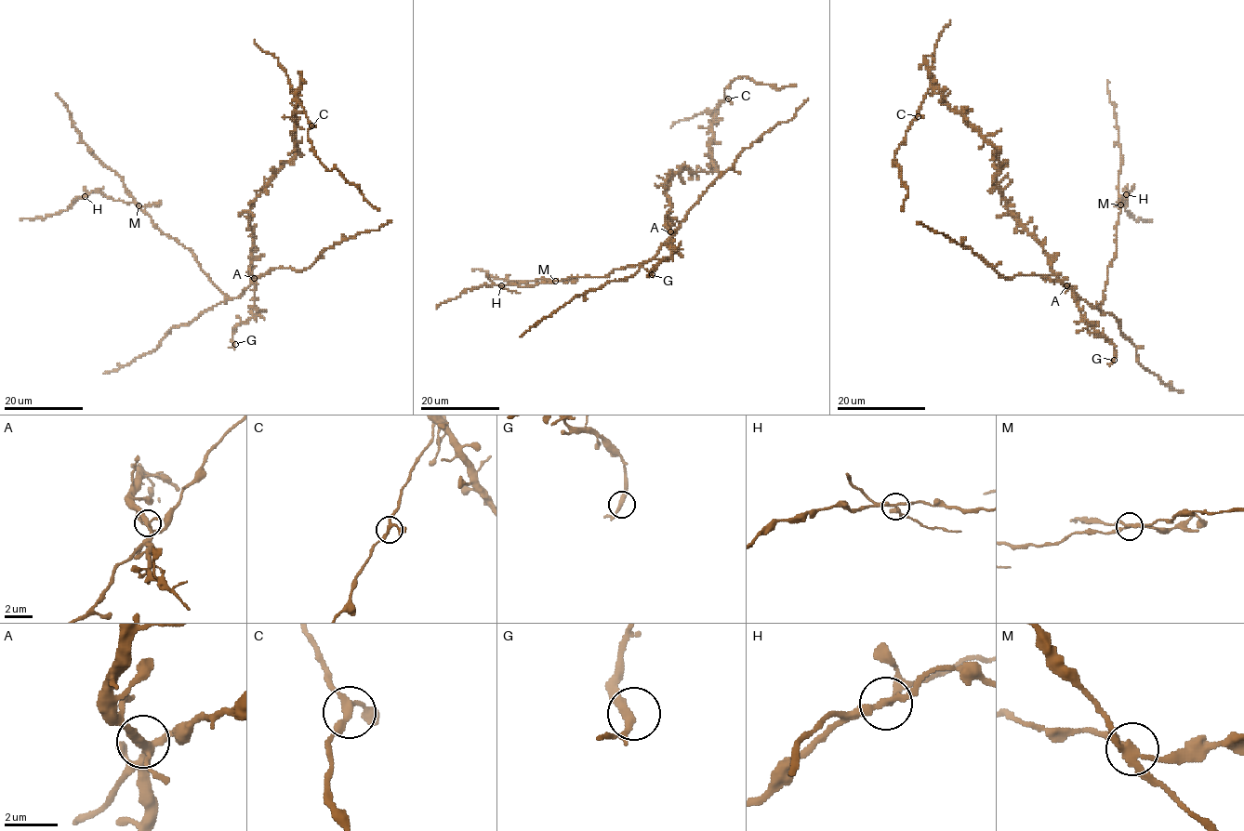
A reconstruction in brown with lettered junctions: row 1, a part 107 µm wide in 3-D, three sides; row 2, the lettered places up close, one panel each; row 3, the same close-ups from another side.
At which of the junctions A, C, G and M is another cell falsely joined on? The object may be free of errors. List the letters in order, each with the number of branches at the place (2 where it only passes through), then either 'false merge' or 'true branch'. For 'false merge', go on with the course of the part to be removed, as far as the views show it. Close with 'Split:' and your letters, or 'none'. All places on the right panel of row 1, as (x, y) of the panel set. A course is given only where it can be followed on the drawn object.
A: 4 branches meet; true branch
C: 3 branches meet; true branch
G: 3 branches meet; true branch
M: 4 branches meet; false merge; foreign part runs (1120, 204), (1127, 197), (1124, 189), (1126, 210), (1129, 215), (1137, 220), (1151, 219)
Split: M

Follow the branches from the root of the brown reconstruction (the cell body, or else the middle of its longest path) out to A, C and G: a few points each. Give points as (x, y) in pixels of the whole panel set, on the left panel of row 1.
A: (253, 244), (250, 273), (254, 277)
C: (253, 244), (254, 230), (248, 215), (252, 202), (267, 182), (297, 152), (295, 138), (297, 98), (311, 125)
G: (253, 244), (250, 273), (255, 279), (257, 312), (233, 331), (235, 344)

